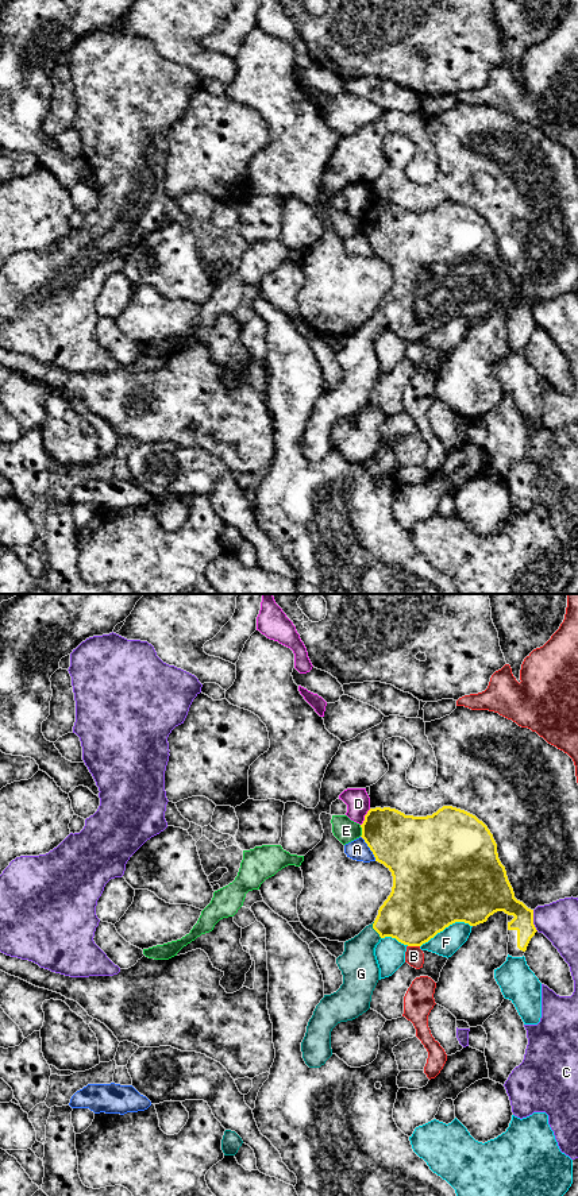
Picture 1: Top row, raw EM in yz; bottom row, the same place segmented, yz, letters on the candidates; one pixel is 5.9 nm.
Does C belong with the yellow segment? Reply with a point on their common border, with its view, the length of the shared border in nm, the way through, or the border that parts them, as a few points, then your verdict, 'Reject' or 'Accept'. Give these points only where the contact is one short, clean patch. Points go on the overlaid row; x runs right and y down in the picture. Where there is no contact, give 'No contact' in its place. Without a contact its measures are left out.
Touches yellow at yz (532, 921). Shared border 130 nm. Reject

